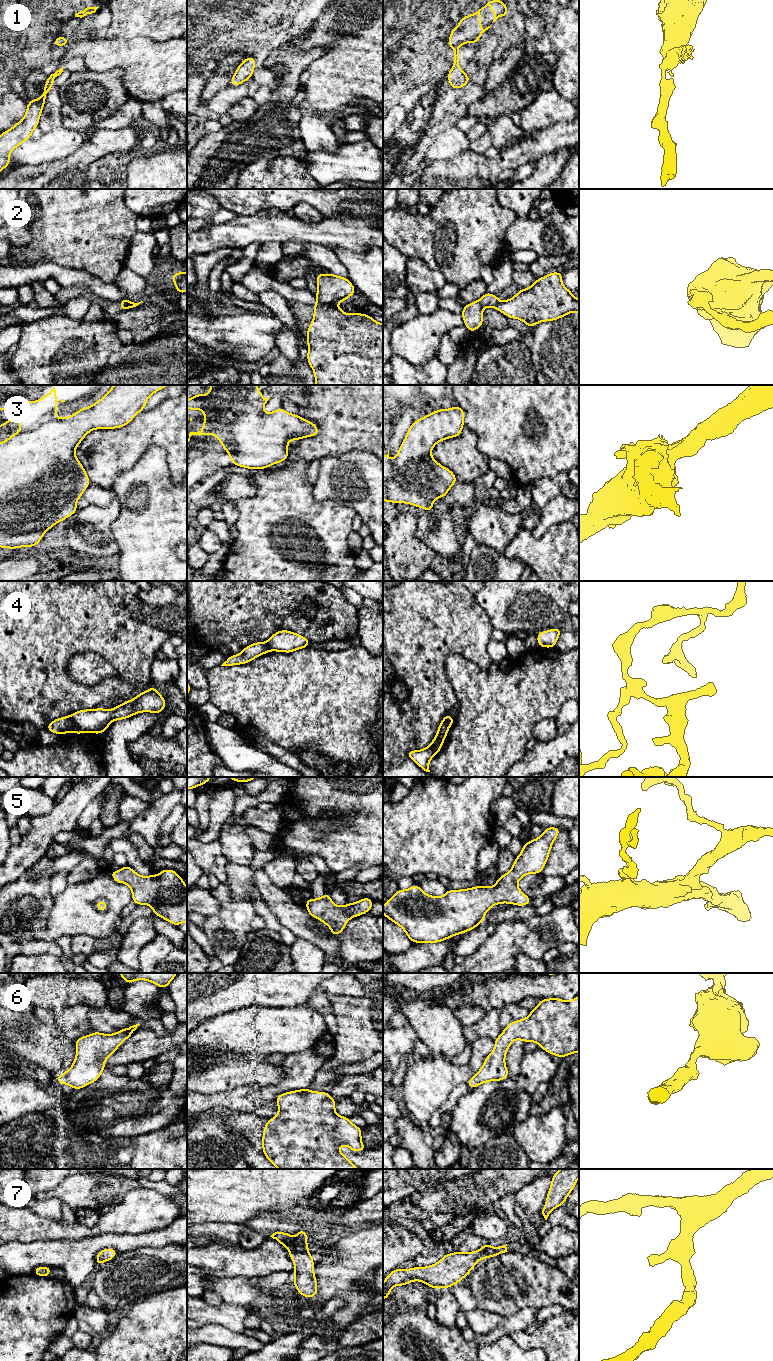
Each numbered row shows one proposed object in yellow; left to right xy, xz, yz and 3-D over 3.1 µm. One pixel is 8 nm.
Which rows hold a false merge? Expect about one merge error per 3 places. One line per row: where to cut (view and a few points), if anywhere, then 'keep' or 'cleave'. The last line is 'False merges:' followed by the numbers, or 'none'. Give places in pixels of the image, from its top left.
1: no cut | keep
2: xz (317, 301), (332, 305) | cleave
3: no cut | keep
4: xy (71, 716), (71, 724), (67, 731) | cleave
5: no cut | keep
6: no cut | keep
7: no cut | keep
False merges: 2, 4

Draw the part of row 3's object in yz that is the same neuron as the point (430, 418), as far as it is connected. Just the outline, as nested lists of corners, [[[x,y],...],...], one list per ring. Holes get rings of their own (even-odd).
[[[456,405],[448,410],[440,408],[411,424],[394,462],[390,461],[389,450],[387,455],[383,455],[383,493],[387,496],[383,503],[408,503],[432,511],[432,502],[448,495],[449,489],[458,480],[450,469],[431,456],[431,451],[438,442],[461,434],[465,415],[464,410]]]

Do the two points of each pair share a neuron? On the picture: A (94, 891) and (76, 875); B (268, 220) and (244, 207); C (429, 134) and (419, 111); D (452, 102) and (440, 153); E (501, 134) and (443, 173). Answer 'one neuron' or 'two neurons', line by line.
A: two neurons
B: two neurons
C: two neurons
D: two neurons
E: two neurons

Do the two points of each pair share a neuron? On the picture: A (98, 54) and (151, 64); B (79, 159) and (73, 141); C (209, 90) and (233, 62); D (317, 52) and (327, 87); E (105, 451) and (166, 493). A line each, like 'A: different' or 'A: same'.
A: same
B: different
C: same
D: different
E: different

